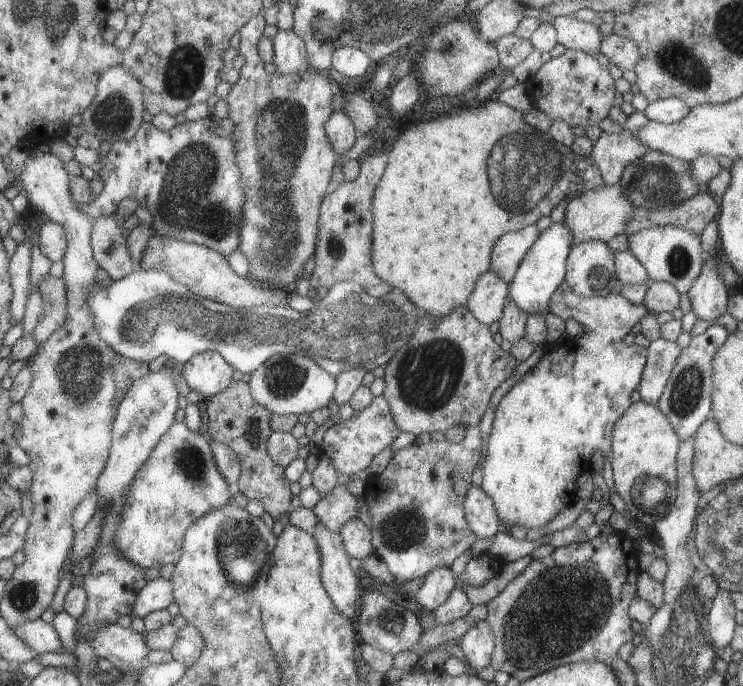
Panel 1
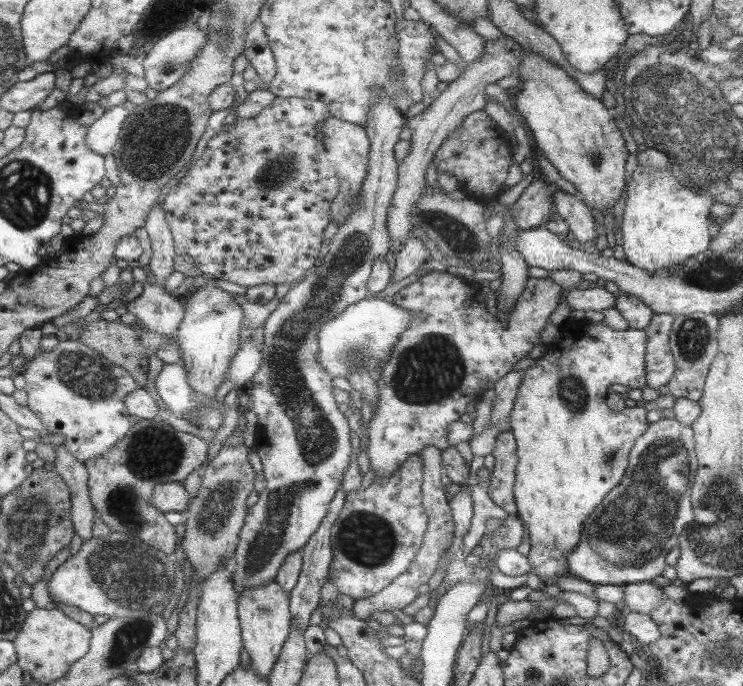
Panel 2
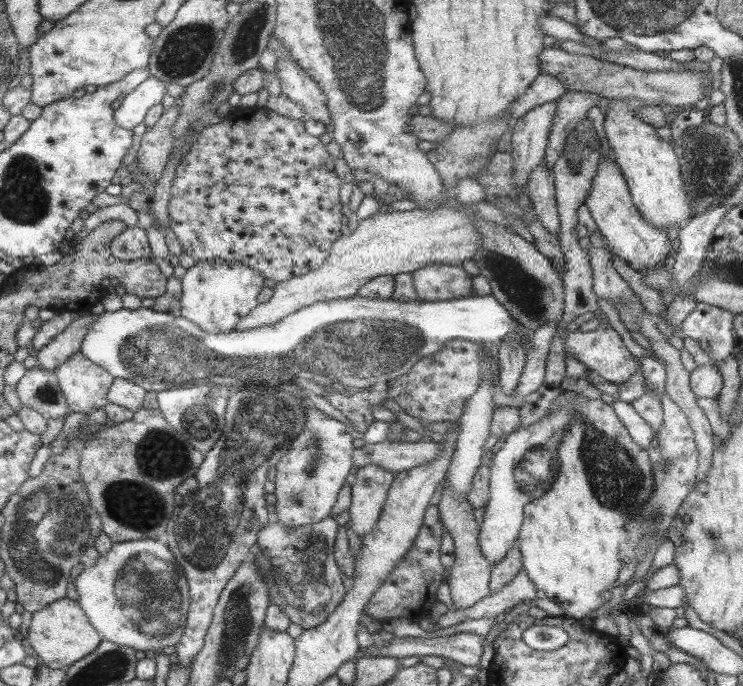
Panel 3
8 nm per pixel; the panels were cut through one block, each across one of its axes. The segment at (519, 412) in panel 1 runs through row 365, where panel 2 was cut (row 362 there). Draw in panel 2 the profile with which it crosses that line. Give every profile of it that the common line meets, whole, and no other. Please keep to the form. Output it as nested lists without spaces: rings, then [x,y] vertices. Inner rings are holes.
[[[585,319],[579,320],[579,324],[573,322],[573,326],[575,328],[569,328],[569,331],[565,329],[565,332],[560,335],[559,342],[545,346],[543,355],[541,358],[534,360],[535,364],[533,366],[523,370],[523,376],[521,376],[519,389],[516,392],[515,402],[513,402],[509,417],[509,430],[515,435],[516,454],[519,456],[516,464],[516,488],[513,489],[513,494],[516,495],[517,517],[527,526],[527,540],[530,543],[530,551],[526,555],[526,560],[529,563],[530,572],[539,577],[541,585],[551,584],[557,577],[571,576],[566,557],[582,537],[583,530],[581,530],[581,526],[585,518],[593,512],[595,506],[604,500],[609,490],[615,488],[621,478],[624,477],[624,472],[628,468],[628,454],[631,452],[636,439],[648,428],[645,410],[625,408],[615,412],[615,410],[605,406],[605,392],[607,392],[607,386],[611,386],[611,384],[618,384],[619,389],[643,388],[647,386],[647,371],[645,370],[644,362],[644,352],[647,348],[645,331],[629,328],[617,331],[611,329],[604,322],[592,323]]]

